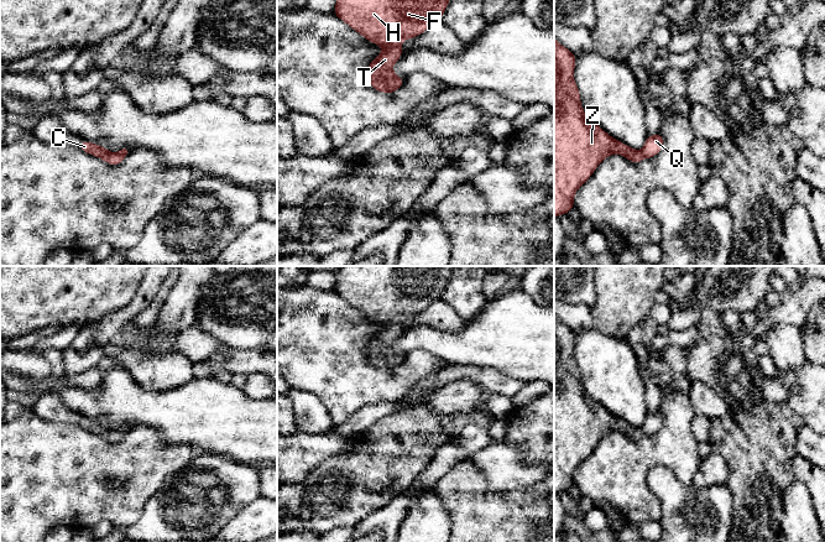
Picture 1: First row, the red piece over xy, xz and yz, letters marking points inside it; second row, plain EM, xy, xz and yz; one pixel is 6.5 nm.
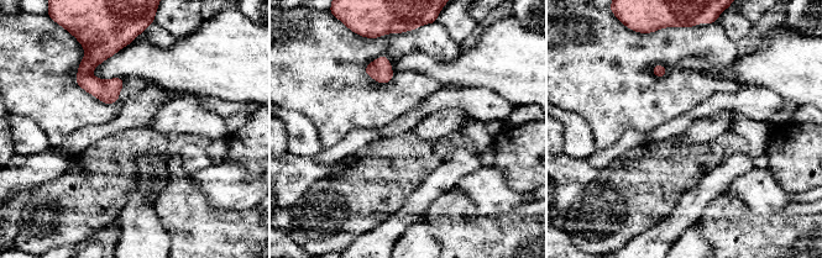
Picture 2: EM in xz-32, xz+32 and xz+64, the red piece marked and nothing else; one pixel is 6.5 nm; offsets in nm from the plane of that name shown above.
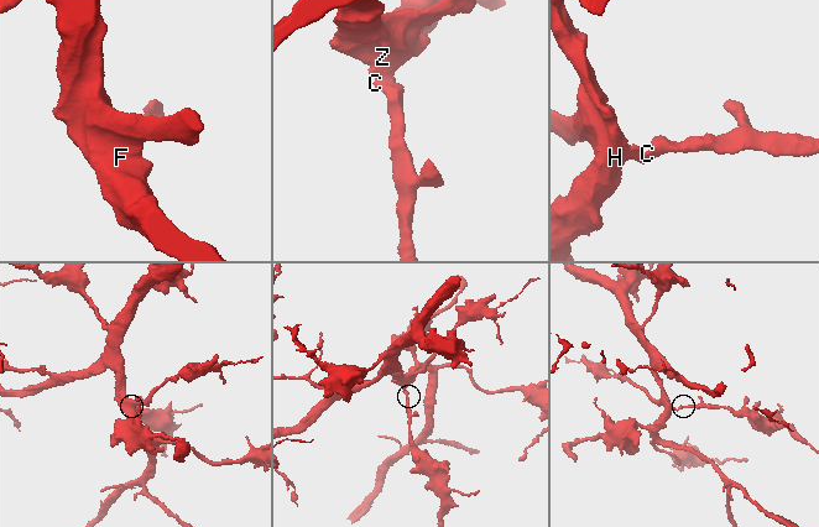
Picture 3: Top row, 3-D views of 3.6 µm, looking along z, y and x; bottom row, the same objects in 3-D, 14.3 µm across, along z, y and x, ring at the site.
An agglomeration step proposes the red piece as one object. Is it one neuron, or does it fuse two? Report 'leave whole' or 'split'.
leave whole

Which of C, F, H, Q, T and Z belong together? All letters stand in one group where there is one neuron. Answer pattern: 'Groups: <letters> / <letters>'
Groups: C F H Q T Z

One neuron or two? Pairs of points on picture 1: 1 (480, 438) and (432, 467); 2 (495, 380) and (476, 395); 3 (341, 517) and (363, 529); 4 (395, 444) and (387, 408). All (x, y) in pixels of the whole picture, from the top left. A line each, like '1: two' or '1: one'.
1: one
2: two
3: two
4: two

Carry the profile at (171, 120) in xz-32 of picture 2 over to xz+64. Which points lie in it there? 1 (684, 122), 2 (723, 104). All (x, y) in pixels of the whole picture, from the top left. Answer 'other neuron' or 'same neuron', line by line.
1: other neuron
2: other neuron

